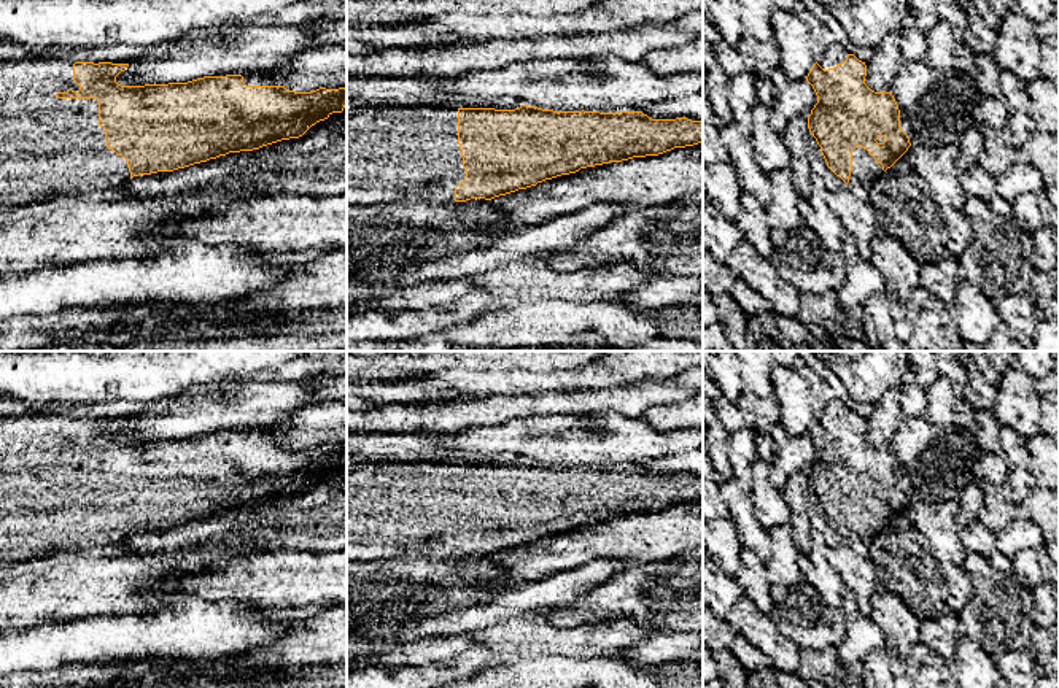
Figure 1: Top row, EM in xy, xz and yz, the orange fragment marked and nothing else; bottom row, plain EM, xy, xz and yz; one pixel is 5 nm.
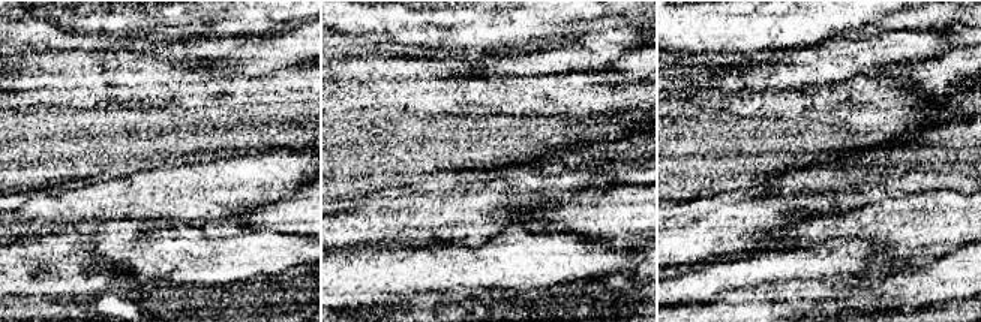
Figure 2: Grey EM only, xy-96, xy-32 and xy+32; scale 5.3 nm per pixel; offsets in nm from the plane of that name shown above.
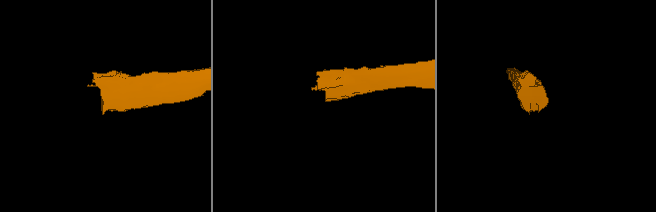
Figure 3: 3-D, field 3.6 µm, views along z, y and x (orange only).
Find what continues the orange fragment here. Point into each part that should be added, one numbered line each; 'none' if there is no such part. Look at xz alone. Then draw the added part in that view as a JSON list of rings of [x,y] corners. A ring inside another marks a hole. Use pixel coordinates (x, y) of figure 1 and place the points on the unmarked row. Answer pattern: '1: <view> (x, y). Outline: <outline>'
1: xz (396, 510). Outline: [[[347,456],[347,561],[407,561],[455,558],[455,543],[466,534],[458,501],[458,464],[372,462]]]

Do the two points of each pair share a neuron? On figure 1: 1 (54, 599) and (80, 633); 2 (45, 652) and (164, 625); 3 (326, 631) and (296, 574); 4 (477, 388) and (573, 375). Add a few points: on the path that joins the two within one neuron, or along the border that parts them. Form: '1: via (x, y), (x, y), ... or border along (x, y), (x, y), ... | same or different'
1: border along (107, 612), (43, 620) | different
2: via (75, 641), (134, 633) | same
3: border along (329, 607), (301, 622) | different
4: via (501, 382), (549, 380) | same

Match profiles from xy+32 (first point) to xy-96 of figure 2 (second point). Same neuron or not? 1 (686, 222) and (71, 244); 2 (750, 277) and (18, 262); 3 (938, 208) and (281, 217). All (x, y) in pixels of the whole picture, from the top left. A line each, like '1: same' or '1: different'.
1: different
2: same
3: same

